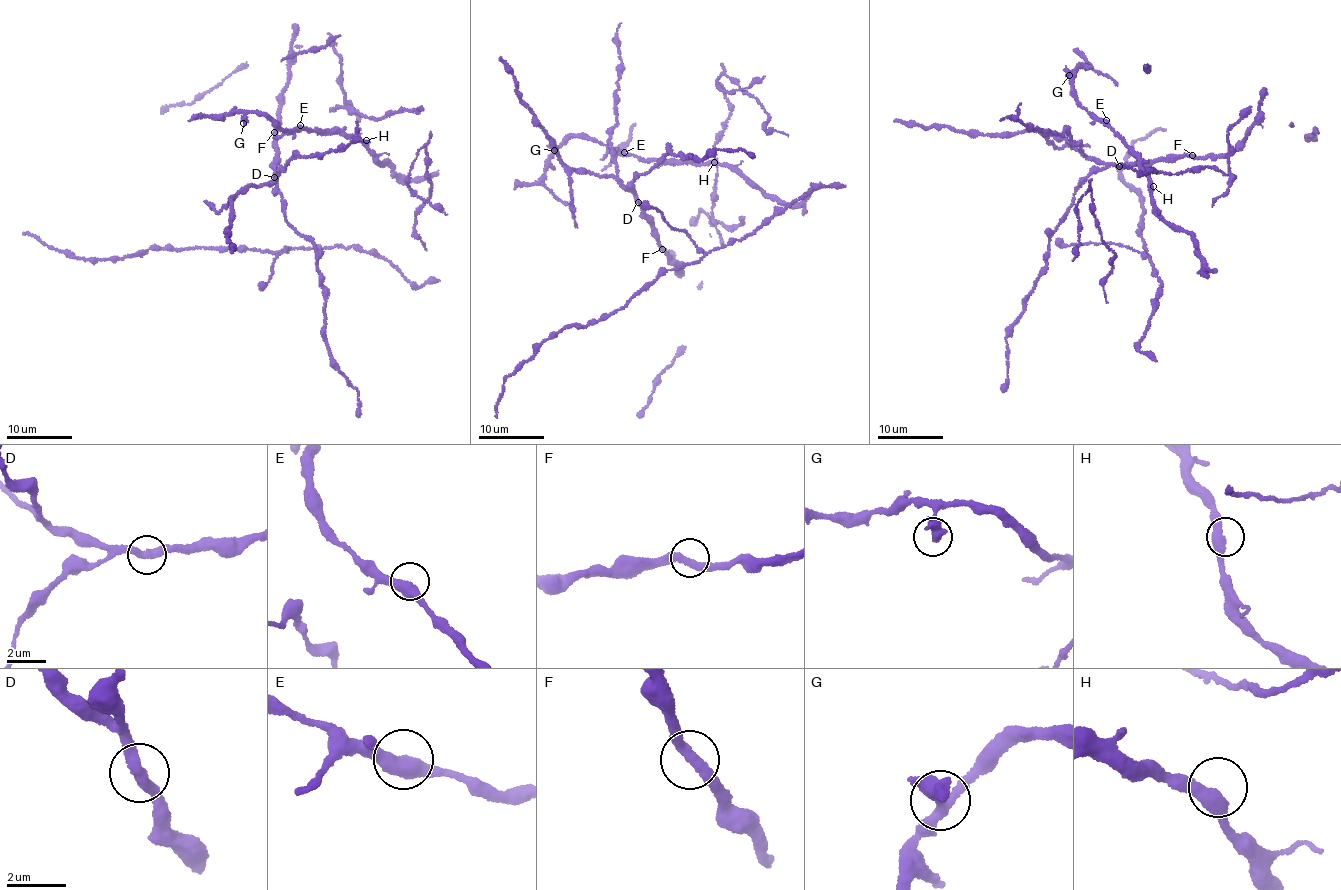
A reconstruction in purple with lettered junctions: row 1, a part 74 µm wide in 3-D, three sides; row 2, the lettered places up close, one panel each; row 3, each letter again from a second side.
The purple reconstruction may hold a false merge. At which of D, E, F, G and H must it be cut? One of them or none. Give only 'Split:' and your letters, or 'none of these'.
Split: none of these

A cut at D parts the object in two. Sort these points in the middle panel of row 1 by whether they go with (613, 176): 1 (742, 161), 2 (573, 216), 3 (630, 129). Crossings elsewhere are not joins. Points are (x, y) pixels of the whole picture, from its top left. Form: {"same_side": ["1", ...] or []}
{"same_side": ["2"]}

